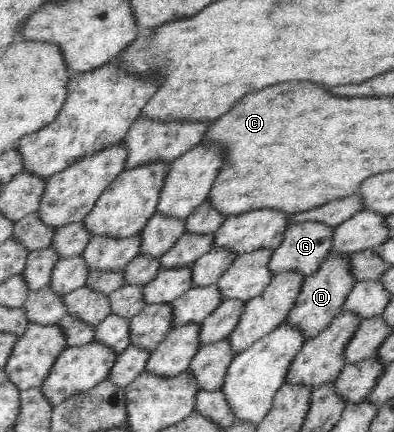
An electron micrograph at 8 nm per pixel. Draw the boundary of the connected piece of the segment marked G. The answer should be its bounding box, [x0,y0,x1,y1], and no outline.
[269,222,334,276]

